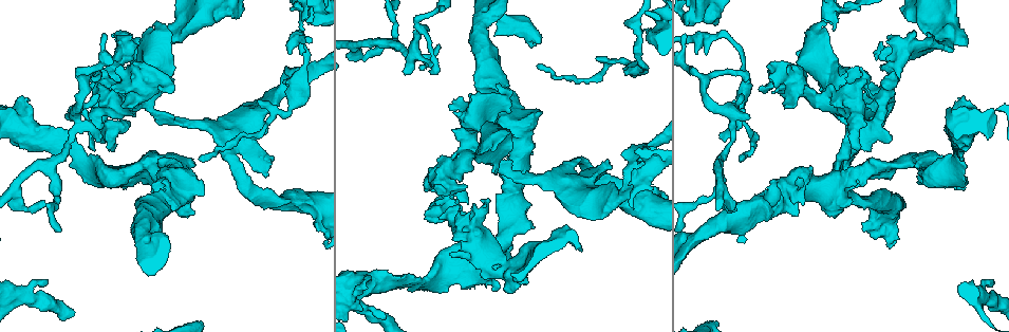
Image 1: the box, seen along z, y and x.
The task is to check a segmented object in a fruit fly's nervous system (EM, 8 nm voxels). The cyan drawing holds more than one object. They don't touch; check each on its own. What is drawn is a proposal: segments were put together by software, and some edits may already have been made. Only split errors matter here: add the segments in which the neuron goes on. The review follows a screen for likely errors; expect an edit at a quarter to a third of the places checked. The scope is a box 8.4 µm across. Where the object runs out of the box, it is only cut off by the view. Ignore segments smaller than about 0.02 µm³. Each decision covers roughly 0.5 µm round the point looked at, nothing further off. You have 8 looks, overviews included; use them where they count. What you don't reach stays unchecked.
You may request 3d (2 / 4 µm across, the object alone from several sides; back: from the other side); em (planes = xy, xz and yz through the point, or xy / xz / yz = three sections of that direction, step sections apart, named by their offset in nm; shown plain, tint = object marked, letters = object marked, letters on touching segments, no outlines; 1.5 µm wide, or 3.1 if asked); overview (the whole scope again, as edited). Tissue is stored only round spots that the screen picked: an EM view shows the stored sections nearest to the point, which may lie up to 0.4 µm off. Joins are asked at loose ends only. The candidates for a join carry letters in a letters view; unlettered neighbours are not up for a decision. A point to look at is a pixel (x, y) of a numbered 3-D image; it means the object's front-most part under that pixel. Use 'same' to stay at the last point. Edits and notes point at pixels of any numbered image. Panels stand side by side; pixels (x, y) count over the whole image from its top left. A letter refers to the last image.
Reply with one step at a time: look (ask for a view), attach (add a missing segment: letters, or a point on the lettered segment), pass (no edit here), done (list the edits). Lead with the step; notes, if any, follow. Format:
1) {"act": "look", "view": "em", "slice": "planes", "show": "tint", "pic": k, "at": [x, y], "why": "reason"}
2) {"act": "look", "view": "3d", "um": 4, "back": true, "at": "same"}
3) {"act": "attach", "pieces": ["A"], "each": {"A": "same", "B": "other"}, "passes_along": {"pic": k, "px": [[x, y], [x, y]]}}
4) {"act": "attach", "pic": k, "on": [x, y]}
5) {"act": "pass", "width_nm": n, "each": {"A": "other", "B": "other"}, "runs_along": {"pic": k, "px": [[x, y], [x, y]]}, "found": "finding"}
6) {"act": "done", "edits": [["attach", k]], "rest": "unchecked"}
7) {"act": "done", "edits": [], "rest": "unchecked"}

{"act": "look", "view": "em", "slice": "planes", "show": "letters", "pic": 1, "at": [893, 101], "why": "branch stops here"}

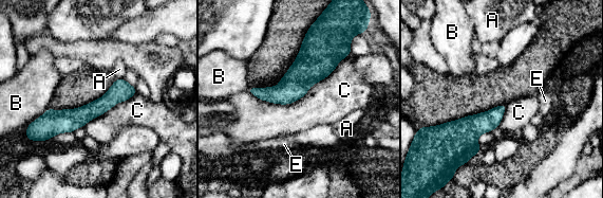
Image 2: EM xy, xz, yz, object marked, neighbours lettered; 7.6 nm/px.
{"act": "pass", "each": {"A": "other", "B": "other", "C": "other", "E": "other"}, "border": {"pic": 2, "px": [[350, 53], [293, 102], [247, 91]]}, "found": "none of them fits"}

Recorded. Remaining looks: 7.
{"act": "look", "view": "3d", "um": 4, "pic": 1, "at": [266, 177]}

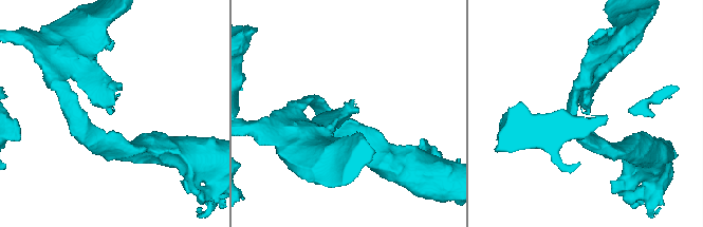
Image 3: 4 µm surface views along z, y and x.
{"act": "look", "view": "em", "slice": "planes", "show": "plain", "pic": 3, "at": [110, 114]}

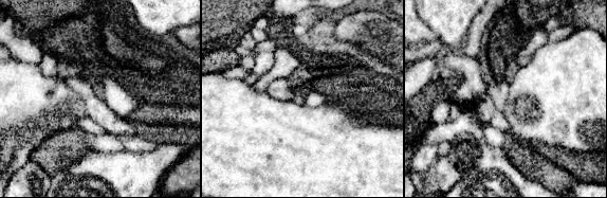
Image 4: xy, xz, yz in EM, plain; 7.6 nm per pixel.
{"act": "look", "view": "em", "slice": "planes", "show": "letters", "at": "same", "why": "what lies round it"}

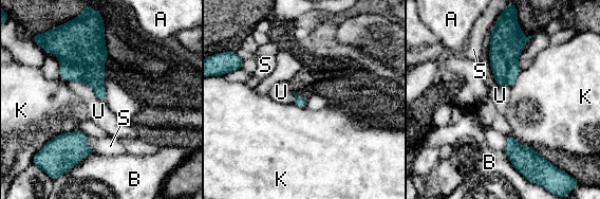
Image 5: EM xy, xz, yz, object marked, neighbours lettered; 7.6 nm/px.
{"act": "pass", "longest_contact_nm": ["U", 320], "each": {"A": "other", "B": "other", "K": "other", "S": "other", "U": "other"}, "found": "no lettered segment goes on from it"}

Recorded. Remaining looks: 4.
{"act": "look", "view": "em", "slice": "xy", "step": 4, "show": "plain", "pic": 1, "at": [851, 202], "why": "an open end"}

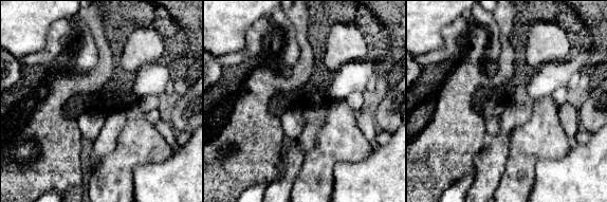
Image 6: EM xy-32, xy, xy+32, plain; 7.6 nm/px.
{"act": "look", "view": "em", "slice": "xy", "step": 4, "show": "letters", "at": "same"}

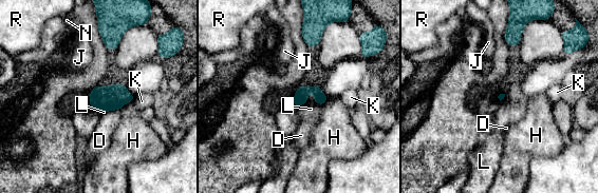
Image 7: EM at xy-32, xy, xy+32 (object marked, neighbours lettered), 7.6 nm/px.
{"act": "pass", "longest_contact_nm": ["L", 220], "each": {"D": "other", "H": "other", "J": "other", "K": "other", "L": "other", "N": "other", "R": "other"}, "found": "no lettered segment goes on from it"}

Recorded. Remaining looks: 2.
{"act": "done", "edits": [], "rest": "unchecked"}

